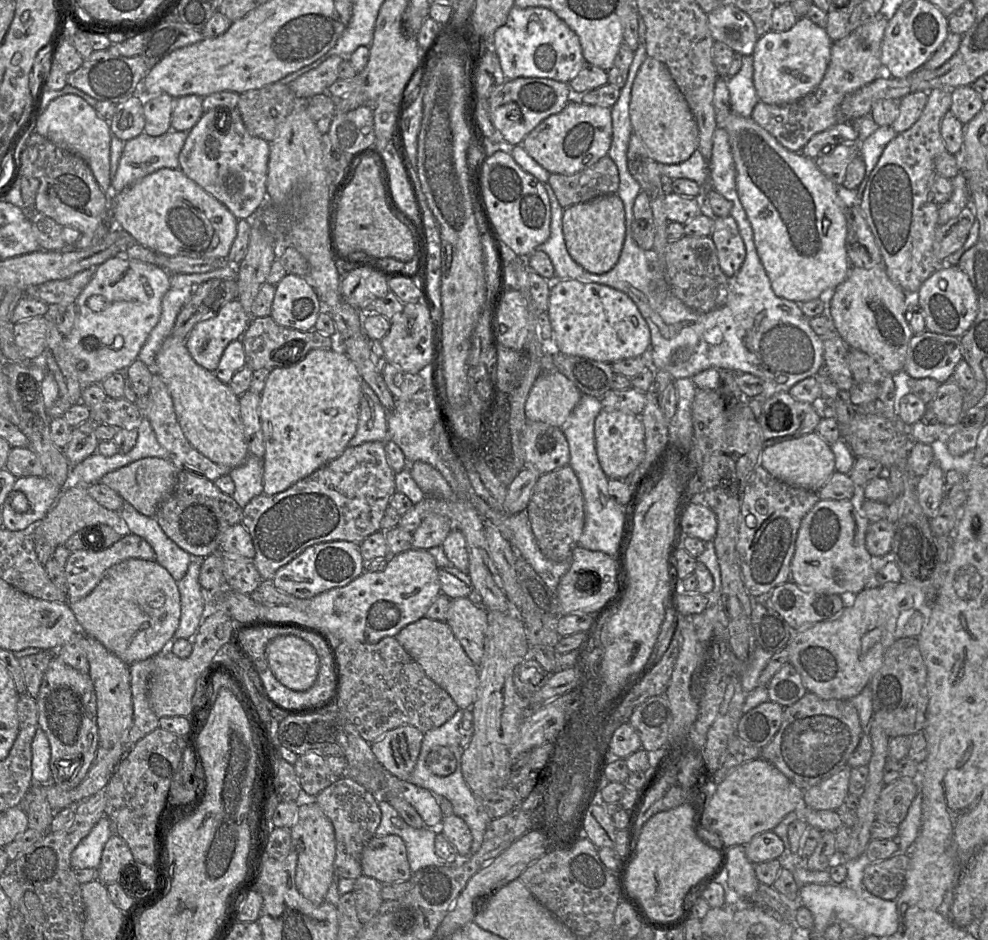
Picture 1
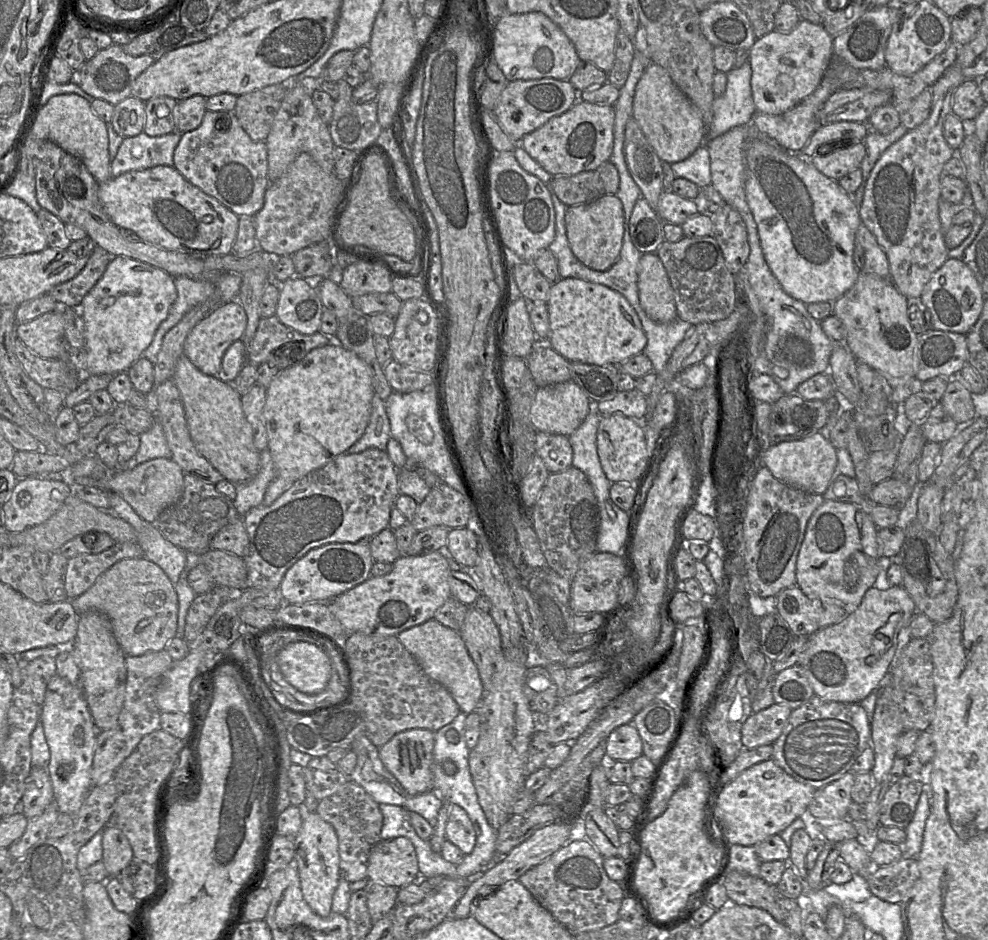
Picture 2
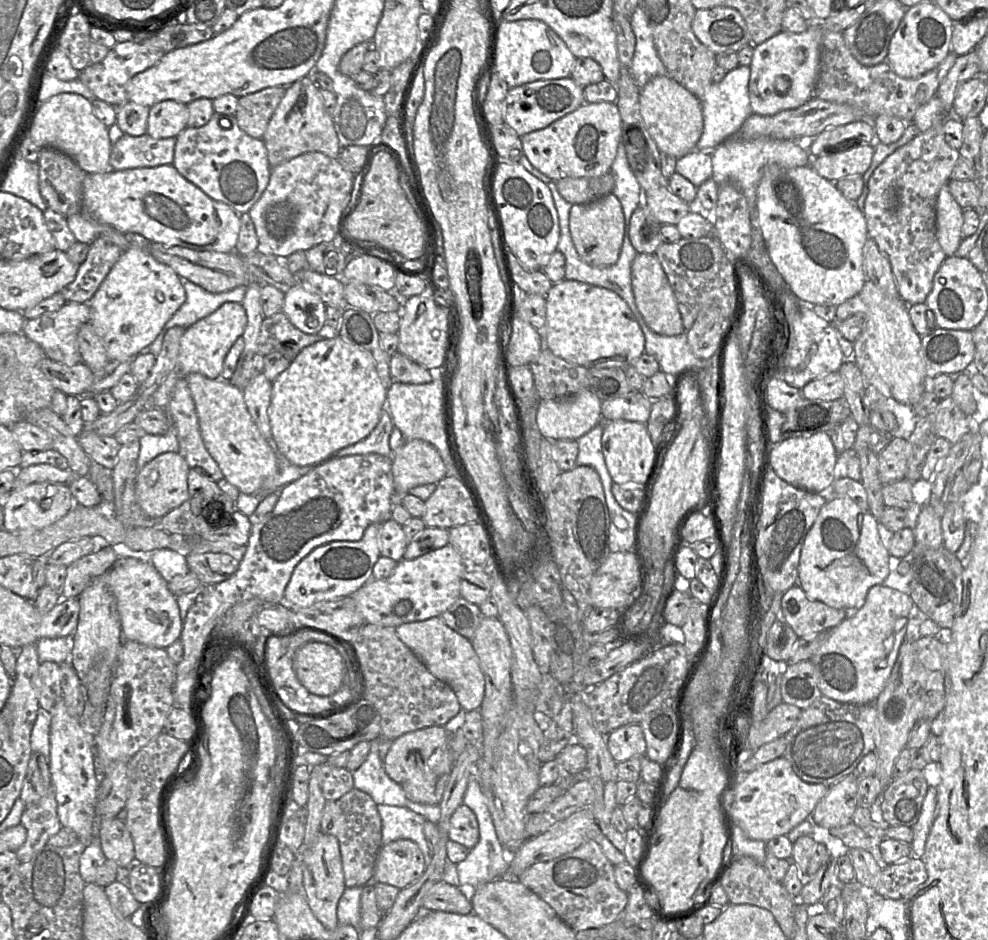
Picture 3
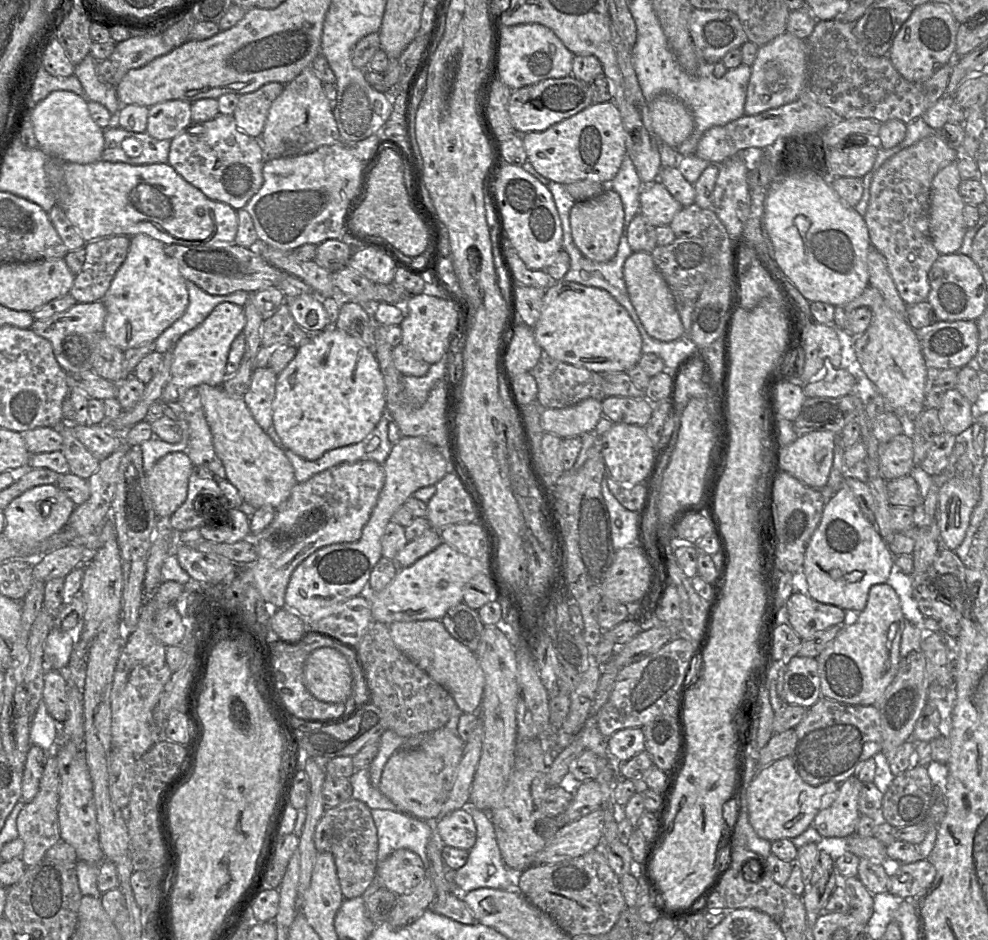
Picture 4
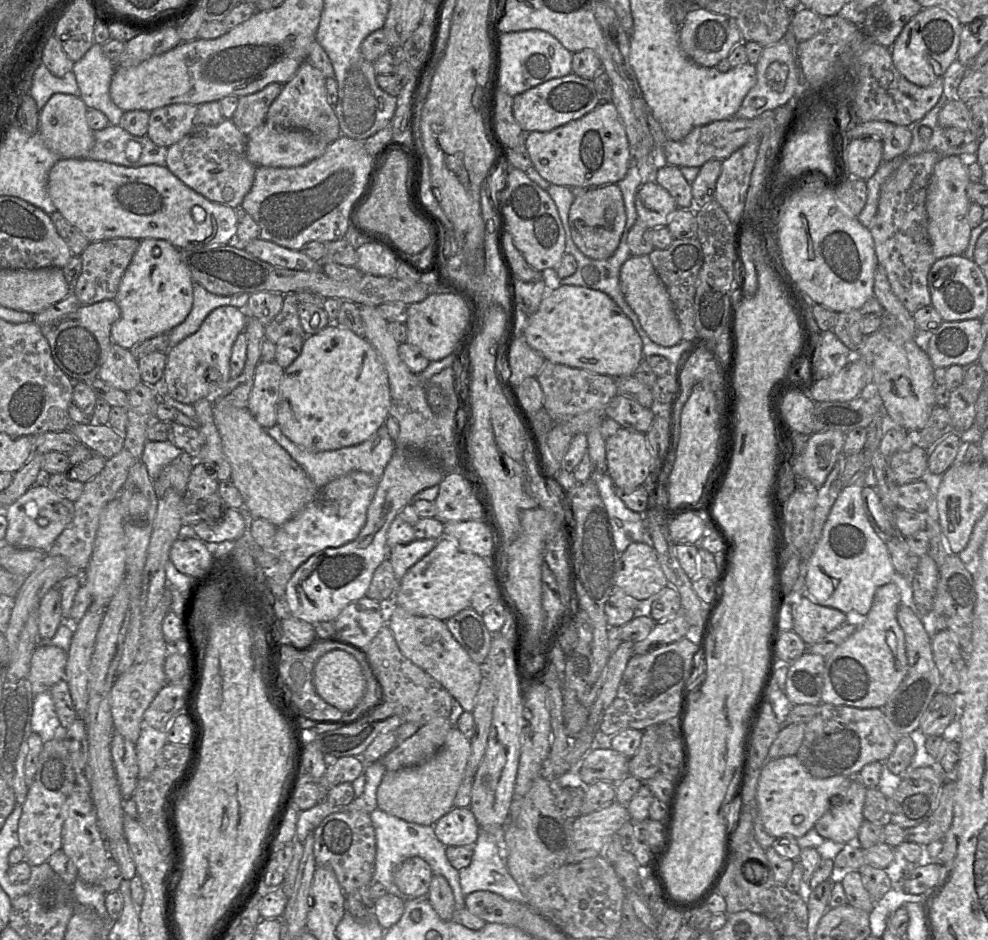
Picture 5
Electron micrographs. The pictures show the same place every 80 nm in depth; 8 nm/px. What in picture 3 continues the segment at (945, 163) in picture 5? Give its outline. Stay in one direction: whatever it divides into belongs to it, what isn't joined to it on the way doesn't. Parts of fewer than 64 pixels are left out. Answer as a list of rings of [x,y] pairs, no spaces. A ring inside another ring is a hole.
[[[948,184],[942,185],[936,202],[936,237],[946,256],[954,255],[962,241],[963,211],[951,195]]]

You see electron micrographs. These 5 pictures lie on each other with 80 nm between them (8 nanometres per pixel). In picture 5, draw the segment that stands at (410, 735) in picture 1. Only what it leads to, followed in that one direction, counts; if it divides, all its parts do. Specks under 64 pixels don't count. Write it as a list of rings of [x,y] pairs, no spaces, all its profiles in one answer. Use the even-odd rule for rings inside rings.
[[[452,727],[443,746],[430,759],[415,766],[385,772],[377,790],[378,808],[406,822],[434,826],[454,807],[470,751],[470,739],[457,727]]]

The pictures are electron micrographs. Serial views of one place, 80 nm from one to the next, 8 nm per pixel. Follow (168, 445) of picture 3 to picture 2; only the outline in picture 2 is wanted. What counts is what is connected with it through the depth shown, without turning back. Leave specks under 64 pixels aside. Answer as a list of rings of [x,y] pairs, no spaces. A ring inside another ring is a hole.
[[[155,420],[153,426],[140,435],[140,447],[137,453],[117,469],[130,470],[137,465],[154,458],[171,458],[172,453],[161,424]]]

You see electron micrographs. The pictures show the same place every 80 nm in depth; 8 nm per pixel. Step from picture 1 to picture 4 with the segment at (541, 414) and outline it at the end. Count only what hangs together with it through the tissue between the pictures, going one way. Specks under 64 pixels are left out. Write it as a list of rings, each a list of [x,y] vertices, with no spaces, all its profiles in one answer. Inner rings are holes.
[[[587,398],[567,408],[546,408],[541,415],[541,426],[545,433],[561,439],[580,437],[594,432],[602,416],[601,401]]]

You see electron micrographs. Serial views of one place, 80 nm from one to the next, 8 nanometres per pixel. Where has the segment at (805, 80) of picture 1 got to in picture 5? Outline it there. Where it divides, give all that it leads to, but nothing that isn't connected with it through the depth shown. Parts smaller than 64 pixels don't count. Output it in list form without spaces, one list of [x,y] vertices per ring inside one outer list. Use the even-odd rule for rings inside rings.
[[[781,40],[774,45],[764,47],[758,63],[757,82],[743,99],[735,118],[754,119],[766,111],[774,110],[788,102],[794,101],[804,90],[805,82],[797,56],[793,48]]]

